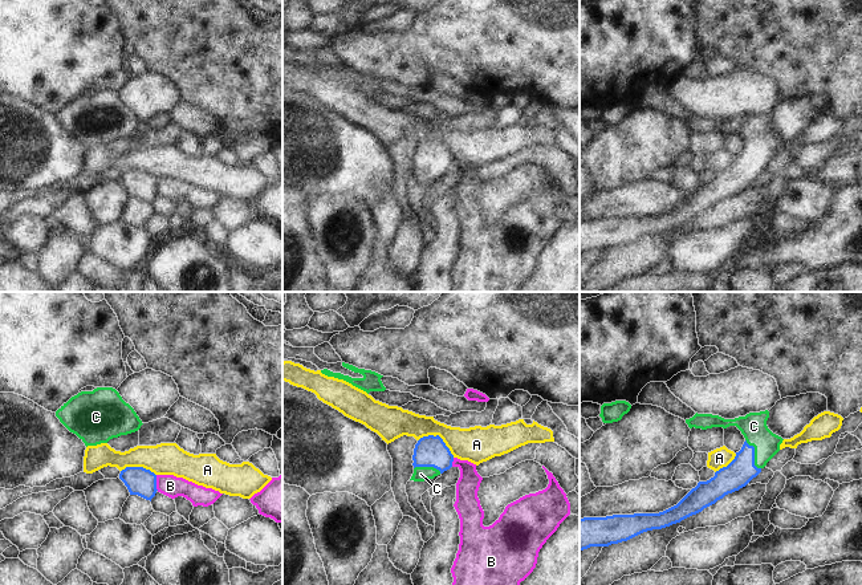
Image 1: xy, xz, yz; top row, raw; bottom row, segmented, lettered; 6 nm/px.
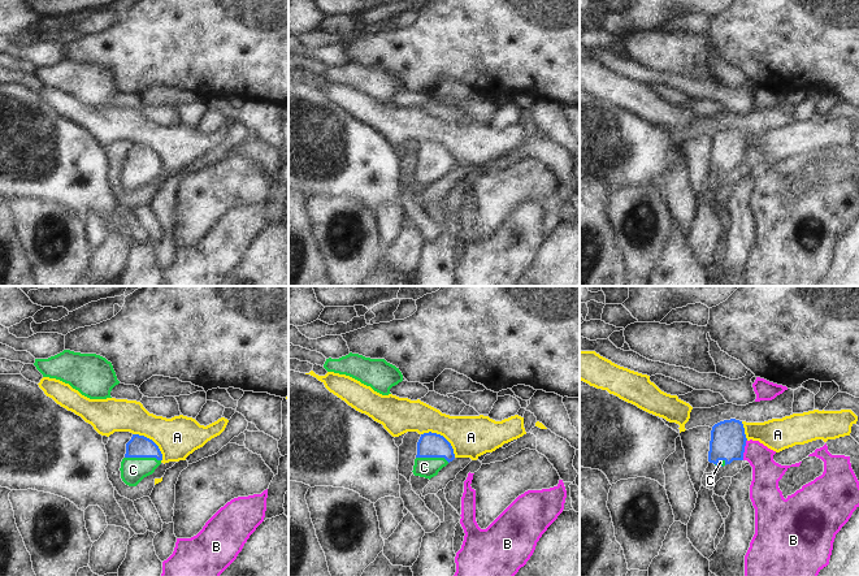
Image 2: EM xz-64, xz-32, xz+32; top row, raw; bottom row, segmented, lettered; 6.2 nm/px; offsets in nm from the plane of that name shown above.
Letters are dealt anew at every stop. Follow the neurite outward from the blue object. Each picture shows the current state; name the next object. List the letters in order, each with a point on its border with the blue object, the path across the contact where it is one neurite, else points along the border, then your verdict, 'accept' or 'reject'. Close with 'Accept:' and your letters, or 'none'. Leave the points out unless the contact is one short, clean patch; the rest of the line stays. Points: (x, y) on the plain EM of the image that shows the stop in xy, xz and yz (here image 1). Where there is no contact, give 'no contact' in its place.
A: meets blue in xz at (439, 139); border along xz (418, 142), (426, 138), (438, 138), (454, 159); reject
B: meets blue in xy at (155, 186); reject
C: meets blue in yz at (753, 157); runs through yz (741, 173), (753, 157), (753, 129); accept
Accept: C

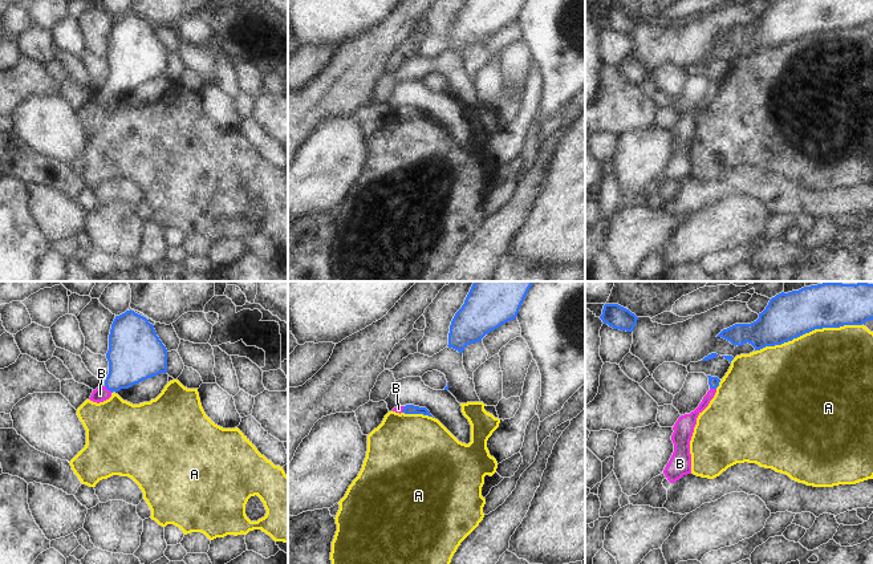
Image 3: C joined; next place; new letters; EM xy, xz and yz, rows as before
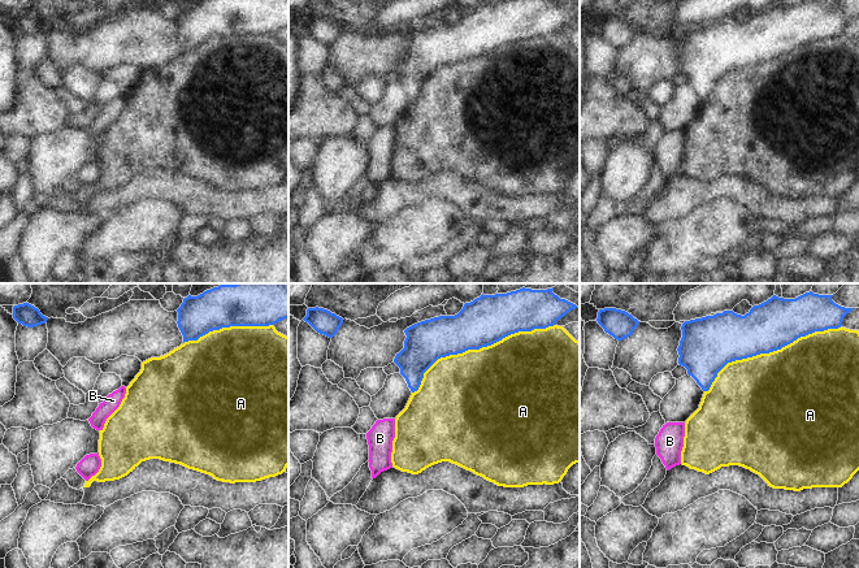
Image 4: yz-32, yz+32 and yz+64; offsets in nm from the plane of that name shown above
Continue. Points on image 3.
A: meets blue in yz at (808, 35); reject
B: meets blue in xy at (108, 92); runs through xy (133, 60), (125, 73), (108, 92), (100, 97); accept
Accept: B

